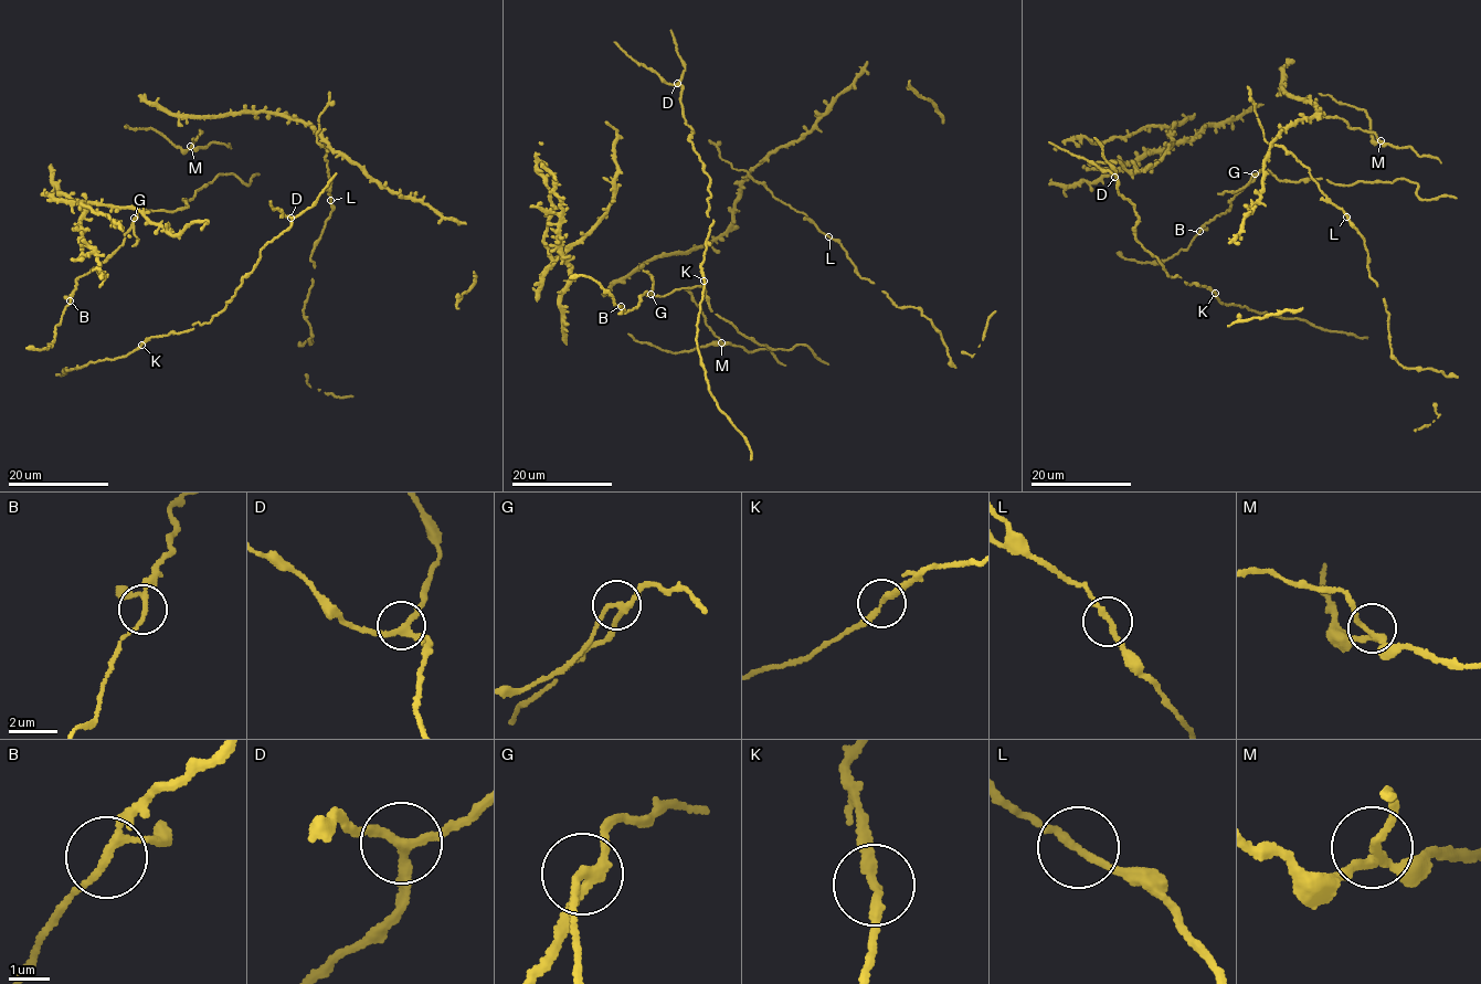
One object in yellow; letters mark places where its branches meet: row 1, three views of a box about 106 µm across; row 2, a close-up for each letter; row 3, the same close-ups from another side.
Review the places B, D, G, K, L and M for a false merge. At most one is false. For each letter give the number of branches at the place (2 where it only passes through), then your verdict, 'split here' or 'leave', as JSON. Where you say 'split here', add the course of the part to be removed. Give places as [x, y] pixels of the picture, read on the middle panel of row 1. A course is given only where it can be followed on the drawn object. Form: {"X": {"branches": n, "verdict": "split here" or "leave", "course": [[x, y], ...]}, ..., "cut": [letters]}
{"B": {"branches": 3, "verdict": "leave"}, "D": {"branches": 3, "verdict": "leave"}, "G": {"branches": 3, "verdict": "split here", "course": [[649, 293], [653, 277], [643, 271]]}, "K": {"branches": 2, "verdict": "leave"}, "L": {"branches": 2, "verdict": "leave"}, "M": {"branches": 3, "verdict": "leave"}, "cut": ["G"]}

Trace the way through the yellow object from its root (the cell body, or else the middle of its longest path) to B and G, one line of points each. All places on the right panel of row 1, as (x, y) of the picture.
B: (1389, 182), (1282, 181), (1262, 169), (1233, 198), (1229, 210), (1199, 231)
G: (1389, 182), (1357, 181), (1352, 184), (1322, 179), (1288, 181), (1276, 179), (1268, 170), (1255, 173)

